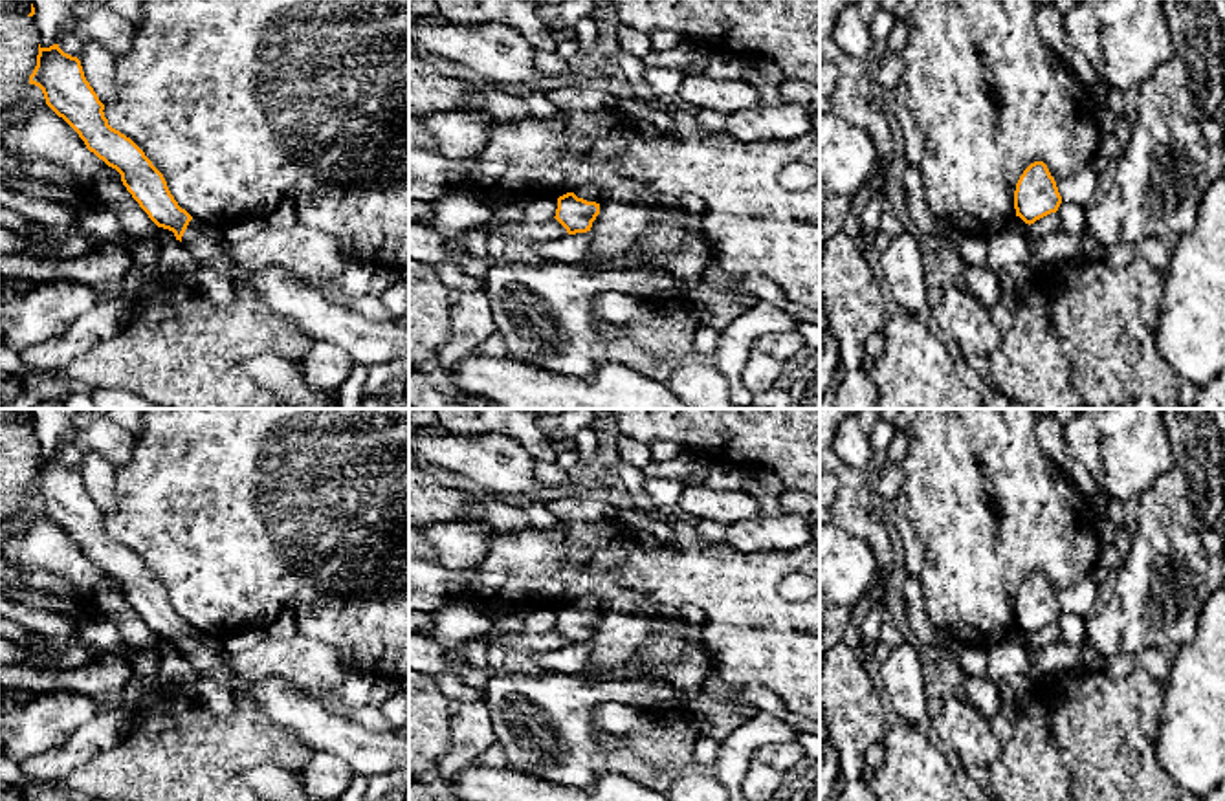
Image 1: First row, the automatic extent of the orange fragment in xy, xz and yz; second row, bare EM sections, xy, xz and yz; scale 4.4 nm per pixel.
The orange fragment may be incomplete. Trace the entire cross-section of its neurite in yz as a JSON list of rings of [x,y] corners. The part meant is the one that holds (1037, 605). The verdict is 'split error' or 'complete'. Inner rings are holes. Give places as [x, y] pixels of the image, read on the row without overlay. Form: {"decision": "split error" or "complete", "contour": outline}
{"decision": "complete", "contour": [[[1043,572],[1031,574],[1020,587],[1014,601],[1014,620],[1025,634],[1056,623],[1062,614],[1056,592]]]}

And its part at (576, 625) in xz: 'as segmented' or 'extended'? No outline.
extended

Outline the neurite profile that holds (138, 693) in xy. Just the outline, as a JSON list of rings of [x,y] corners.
[[[132,675],[130,680],[123,686],[119,709],[134,715],[149,706],[152,706],[163,695],[163,684],[154,678],[145,678]]]

